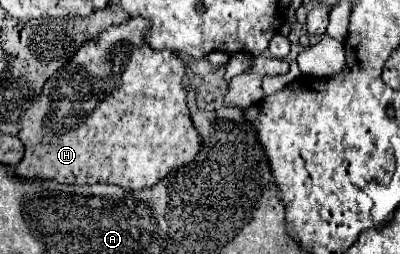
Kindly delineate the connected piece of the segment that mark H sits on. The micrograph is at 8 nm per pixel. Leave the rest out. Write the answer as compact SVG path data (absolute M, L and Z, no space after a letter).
M140 16L130 18L128 24L112 26L108 30L100 32L100 36L96 40L86 42L76 52L76 56L68 62L66 70L60 68L54 76L50 76L50 80L44 84L42 92L32 100L32 104L20 116L18 138L24 144L24 158L16 166L16 174L20 178L44 178L44 180L56 180L60 184L114 184L114 186L128 188L128 190L144 190L144 188L156 184L158 180L162 180L172 168L184 166L186 162L190 162L198 154L200 136L198 136L198 132L196 132L196 128L192 124L192 118L190 118L190 108L188 108L188 102L186 102L186 90L180 84L180 80L184 76L184 64L170 50L162 50L162 52L152 50L142 38L146 28L148 28L148 20L144 20Z

